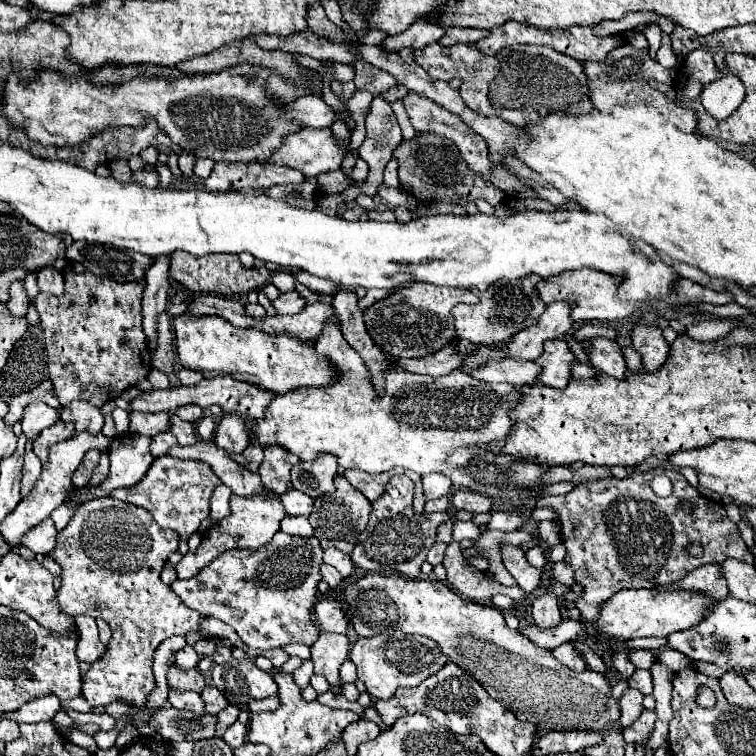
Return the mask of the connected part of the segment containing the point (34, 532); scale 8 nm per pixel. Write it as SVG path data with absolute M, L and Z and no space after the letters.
M51 518L39 522L23 536L23 544L31 548L35 554L49 554L55 546L55 540L57 540L57 530Z

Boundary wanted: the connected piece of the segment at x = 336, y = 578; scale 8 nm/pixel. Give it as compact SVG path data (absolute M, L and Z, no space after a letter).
M322 564L320 566L320 570L323 580L329 585L330 588L335 589L342 584L344 578L333 566Z

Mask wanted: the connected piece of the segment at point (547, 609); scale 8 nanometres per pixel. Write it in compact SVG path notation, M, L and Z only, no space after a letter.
M543 592L533 600L533 620L539 628L549 628L561 622L559 600L553 592Z

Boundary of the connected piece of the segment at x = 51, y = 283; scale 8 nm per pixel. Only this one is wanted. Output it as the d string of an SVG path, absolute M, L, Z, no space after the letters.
M51 266L41 268L37 272L37 282L39 282L41 292L47 292L47 294L53 294L53 296L63 294L63 274L59 270L51 268Z

